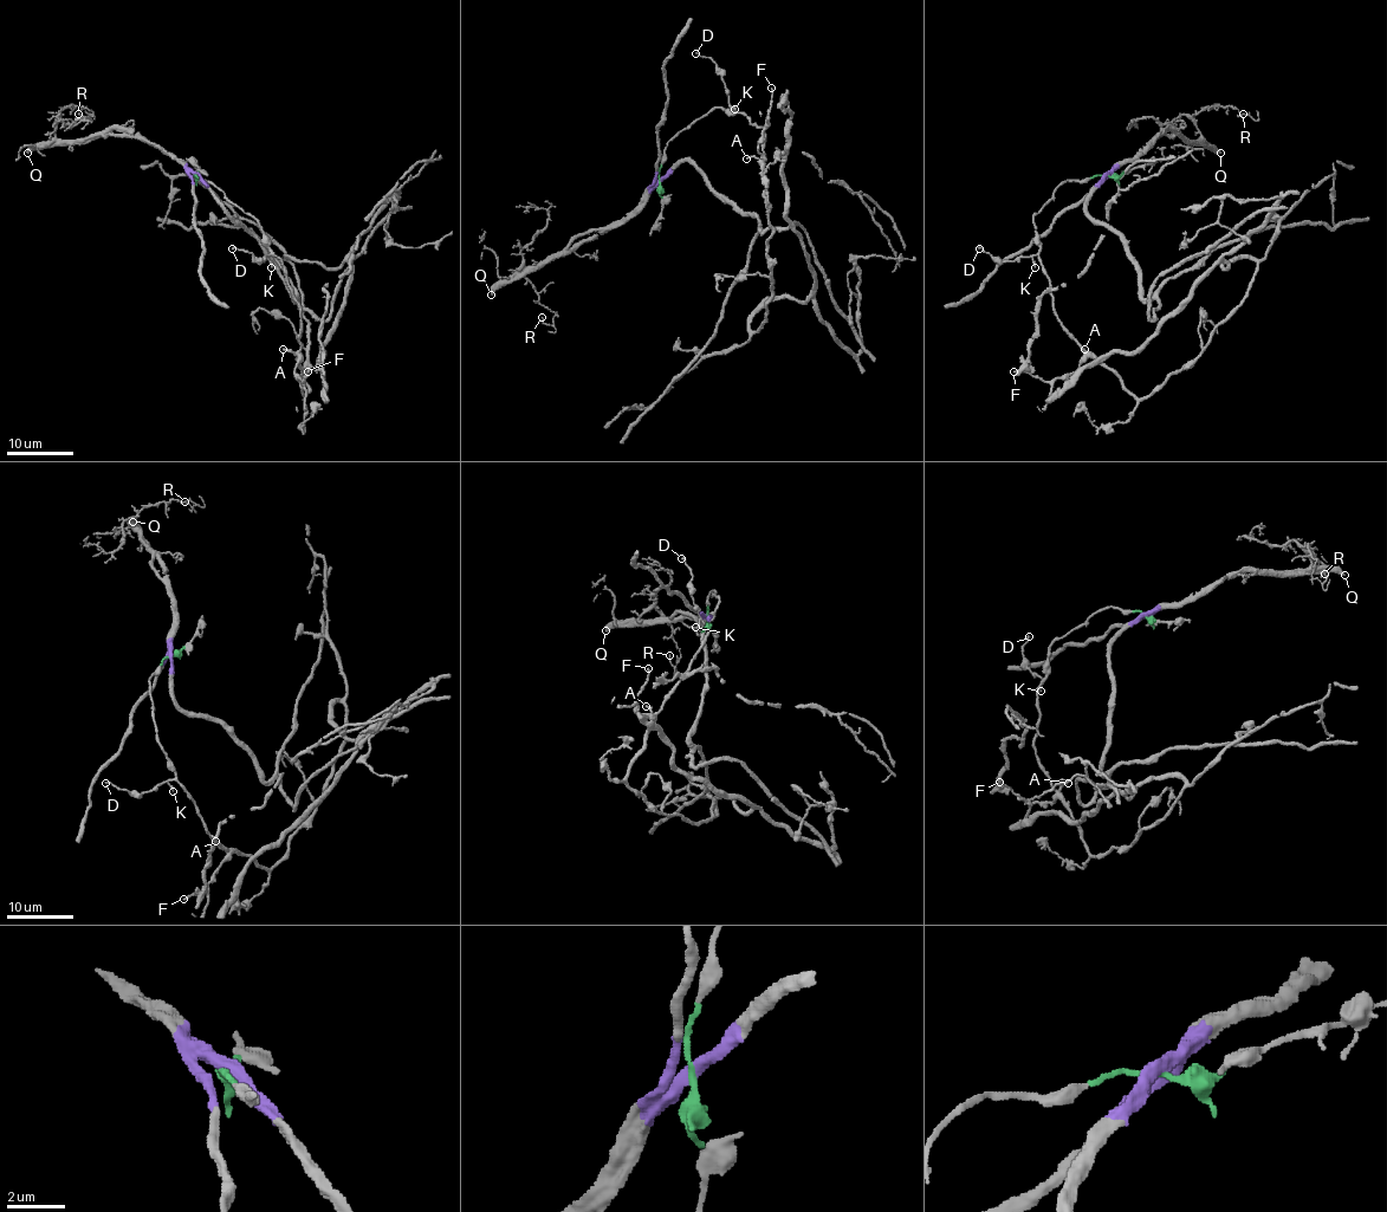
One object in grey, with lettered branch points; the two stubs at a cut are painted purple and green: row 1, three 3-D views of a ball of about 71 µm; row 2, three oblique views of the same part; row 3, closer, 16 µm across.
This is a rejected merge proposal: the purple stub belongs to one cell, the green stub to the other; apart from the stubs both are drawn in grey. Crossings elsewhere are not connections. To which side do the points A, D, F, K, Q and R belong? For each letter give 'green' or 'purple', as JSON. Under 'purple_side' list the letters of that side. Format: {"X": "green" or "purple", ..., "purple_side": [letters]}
{"A": "green", "D": "green", "F": "green", "K": "green", "Q": "purple", "R": "purple", "purple_side": ["Q", "R"]}

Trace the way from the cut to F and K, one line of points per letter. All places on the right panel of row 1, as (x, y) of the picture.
F: (1107, 175), (1063, 182), (1034, 221), (1038, 258), (1056, 316), (1084, 360), (1071, 373), (1050, 381), (1013, 371)
K: (1107, 175), (1063, 182), (1034, 216), (1035, 244), (1039, 250), (1034, 257), (1035, 266)

